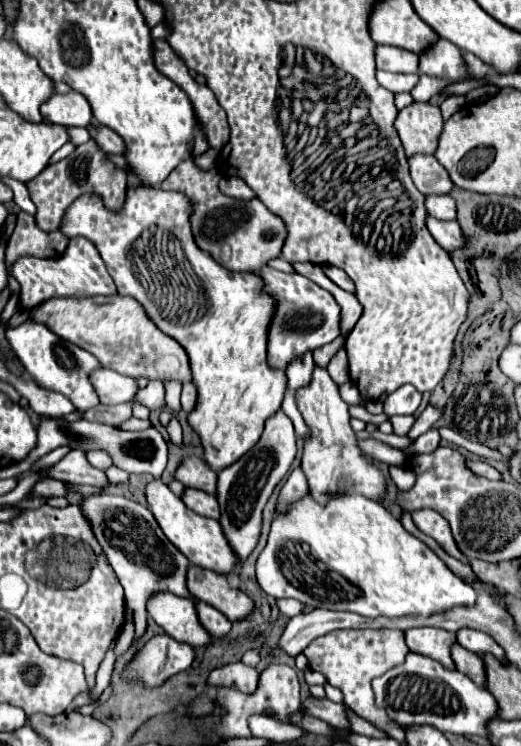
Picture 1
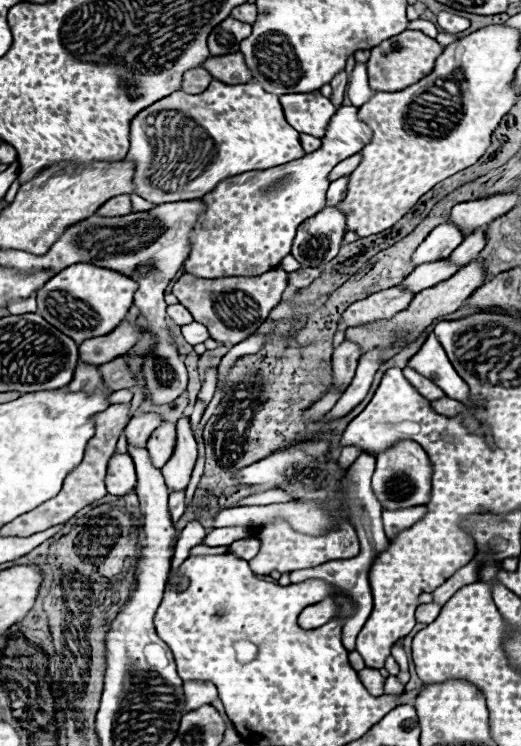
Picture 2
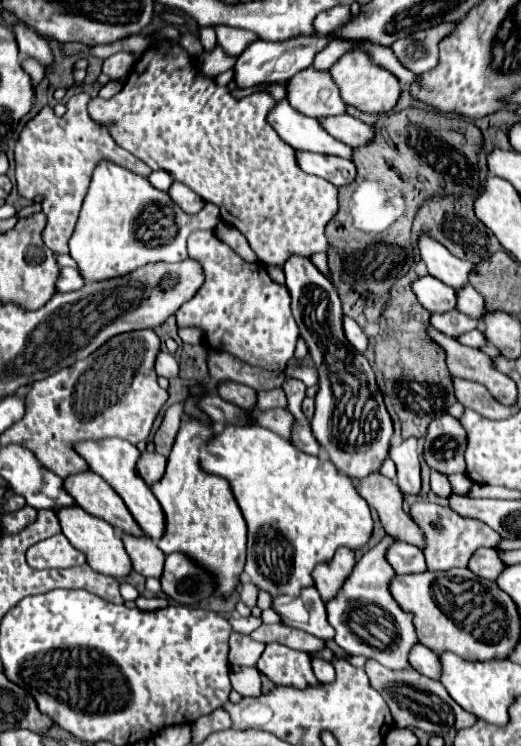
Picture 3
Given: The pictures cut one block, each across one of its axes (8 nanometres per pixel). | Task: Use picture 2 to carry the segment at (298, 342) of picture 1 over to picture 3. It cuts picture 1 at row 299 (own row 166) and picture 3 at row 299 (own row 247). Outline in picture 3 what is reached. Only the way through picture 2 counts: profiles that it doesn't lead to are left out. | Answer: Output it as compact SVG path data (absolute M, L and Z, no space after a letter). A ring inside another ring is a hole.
M214 230L192 232L188 238L188 256L204 266L206 280L200 292L176 312L178 328L200 328L206 346L214 352L228 352L230 356L264 370L284 370L294 356L300 336L290 310L288 288L274 282L262 264L244 262Z

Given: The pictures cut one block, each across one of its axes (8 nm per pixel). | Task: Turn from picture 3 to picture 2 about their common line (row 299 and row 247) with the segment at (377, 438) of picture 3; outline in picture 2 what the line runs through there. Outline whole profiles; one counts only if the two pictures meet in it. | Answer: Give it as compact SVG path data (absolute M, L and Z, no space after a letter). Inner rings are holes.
M348 176L344 178L338 178L334 182L330 182L330 188L328 188L328 204L322 212L318 212L316 216L304 220L304 224L300 224L298 232L296 232L296 238L292 242L292 256L300 262L300 266L310 266L310 268L322 268L326 262L330 262L336 254L338 254L338 248L342 244L342 238L344 238L344 214L336 208L336 204L344 198L344 192L346 192L346 186L348 186Z

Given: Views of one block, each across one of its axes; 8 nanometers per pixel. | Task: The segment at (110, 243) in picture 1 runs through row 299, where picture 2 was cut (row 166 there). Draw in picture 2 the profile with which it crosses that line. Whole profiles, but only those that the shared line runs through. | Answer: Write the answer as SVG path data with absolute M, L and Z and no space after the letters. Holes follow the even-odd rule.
M212 80L210 86L200 92L200 94L186 94L186 92L174 92L158 102L154 102L152 106L144 108L142 112L138 112L132 122L130 122L130 150L126 154L126 160L134 164L134 194L142 196L144 200L152 202L152 204L166 204L166 202L176 202L176 200L194 200L194 198L202 198L204 194L208 194L220 180L226 180L230 176L238 176L238 174L244 174L244 172L250 172L250 170L266 170L266 168L272 168L272 166L280 166L280 164L286 164L286 162L292 162L292 160L298 160L300 156L304 156L304 150L300 146L300 140L298 140L298 132L286 122L284 118L284 112L282 112L282 106L278 102L278 96L276 94L270 94L266 92L258 82L250 80L246 84L236 84L236 86L230 86L230 84L224 84L220 80Z

